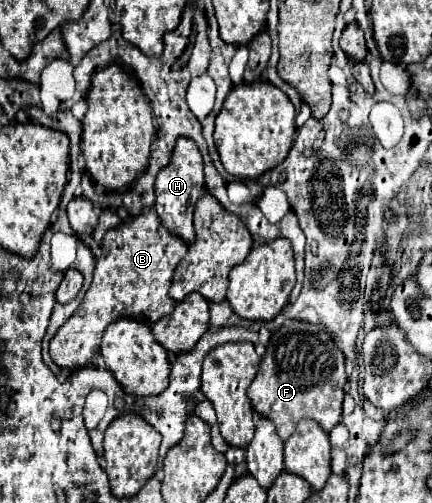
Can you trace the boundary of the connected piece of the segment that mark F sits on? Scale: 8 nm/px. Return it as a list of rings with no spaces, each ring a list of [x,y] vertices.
[[[293,322],[293,326],[281,326],[277,332],[273,332],[259,366],[259,374],[255,376],[247,396],[253,410],[271,420],[279,438],[287,440],[303,418],[311,418],[325,432],[331,432],[341,422],[345,382],[347,376],[343,352],[323,330],[323,326]]]

